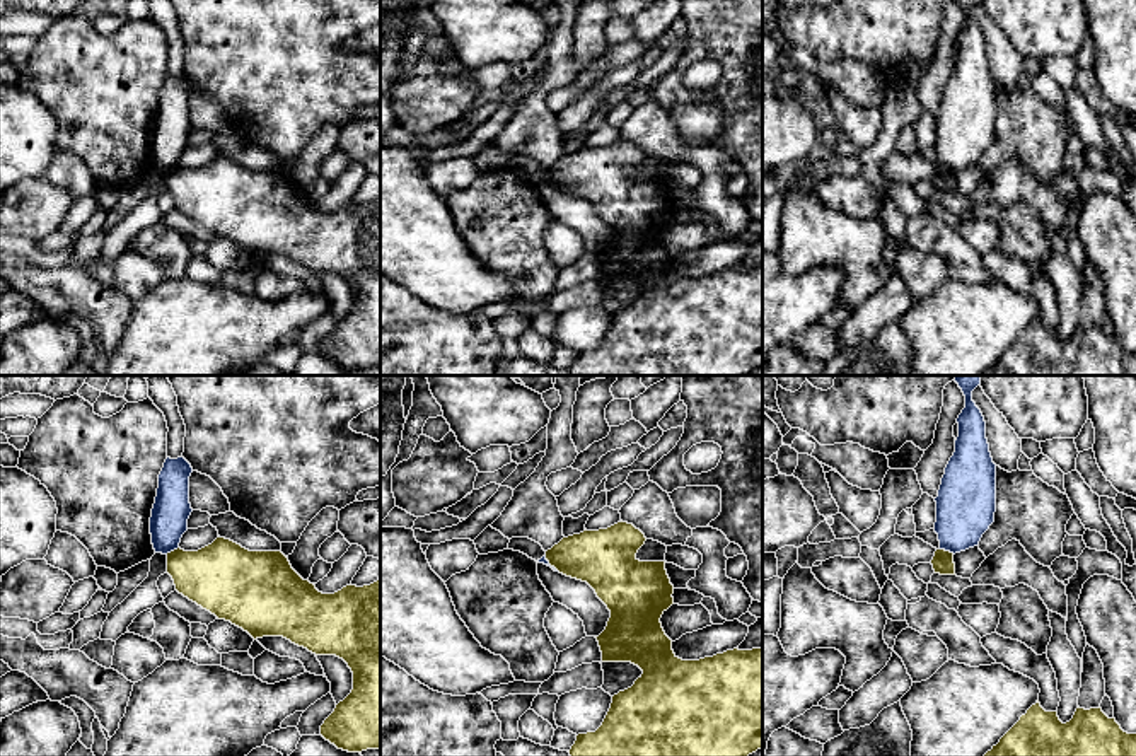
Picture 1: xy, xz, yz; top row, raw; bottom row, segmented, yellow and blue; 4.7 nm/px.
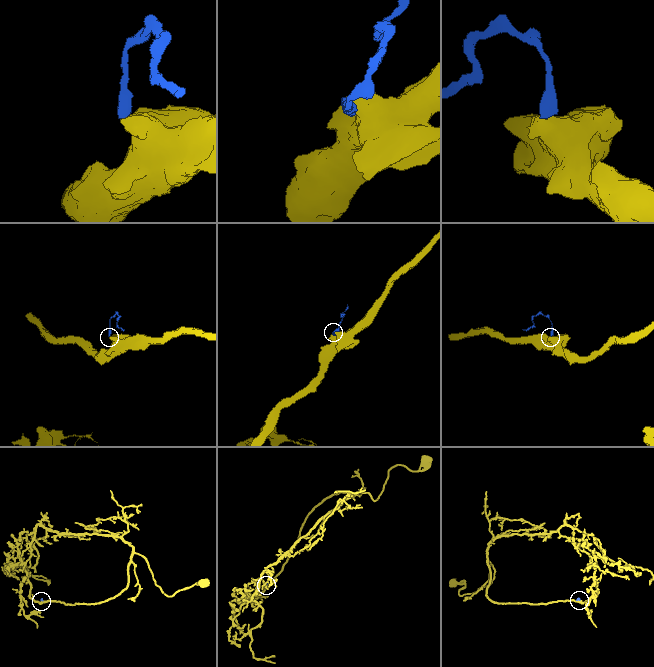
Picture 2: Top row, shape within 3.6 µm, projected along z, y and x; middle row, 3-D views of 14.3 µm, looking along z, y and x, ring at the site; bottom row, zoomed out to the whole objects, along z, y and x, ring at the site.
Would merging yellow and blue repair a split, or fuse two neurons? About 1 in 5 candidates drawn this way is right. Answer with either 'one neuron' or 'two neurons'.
two neurons

